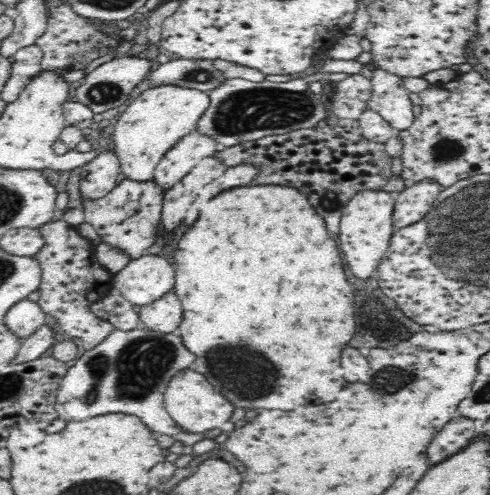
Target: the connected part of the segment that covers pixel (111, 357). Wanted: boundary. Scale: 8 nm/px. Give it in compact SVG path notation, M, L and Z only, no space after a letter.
M142 326L128 330L128 332L116 328L100 344L86 350L80 358L76 358L76 363L62 377L58 394L54 398L54 408L59 418L65 421L81 421L110 413L136 415L152 432L172 436L174 440L179 440L183 446L186 446L186 452L190 452L190 446L202 439L203 433L184 431L163 406L163 395L166 393L170 379L177 372L188 369L194 359L195 355L184 346L182 339L174 333L164 334Z

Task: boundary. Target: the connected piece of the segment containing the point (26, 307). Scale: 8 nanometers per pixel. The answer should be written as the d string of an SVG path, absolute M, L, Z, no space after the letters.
M24 299L9 308L3 322L16 337L25 339L37 328L46 324L46 313L37 302Z

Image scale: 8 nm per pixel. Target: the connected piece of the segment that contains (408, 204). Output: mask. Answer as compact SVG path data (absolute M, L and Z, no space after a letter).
M420 180L393 194L396 202L392 214L394 230L408 227L426 215L443 191L442 185L434 180Z

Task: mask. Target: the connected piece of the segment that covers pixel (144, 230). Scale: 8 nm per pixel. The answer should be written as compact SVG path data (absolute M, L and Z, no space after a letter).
M121 179L121 184L116 186L110 193L102 198L81 199L85 221L94 227L100 235L101 242L126 253L132 260L141 258L148 252L150 246L160 246L158 235L158 224L161 220L163 208L162 188L152 180L148 182L137 182Z

